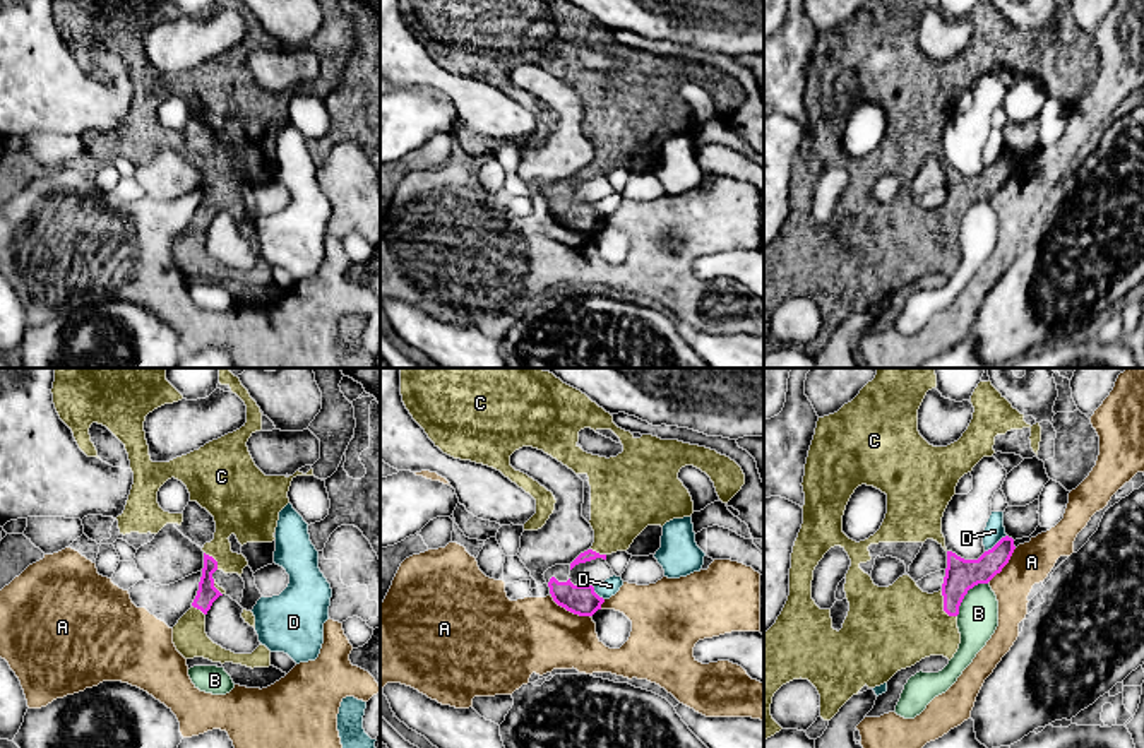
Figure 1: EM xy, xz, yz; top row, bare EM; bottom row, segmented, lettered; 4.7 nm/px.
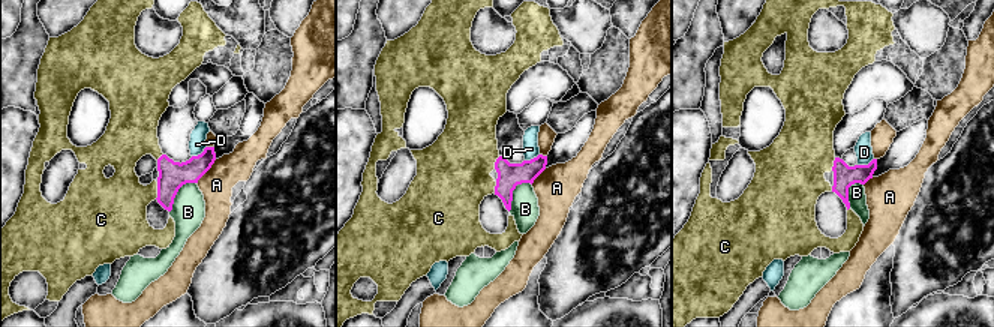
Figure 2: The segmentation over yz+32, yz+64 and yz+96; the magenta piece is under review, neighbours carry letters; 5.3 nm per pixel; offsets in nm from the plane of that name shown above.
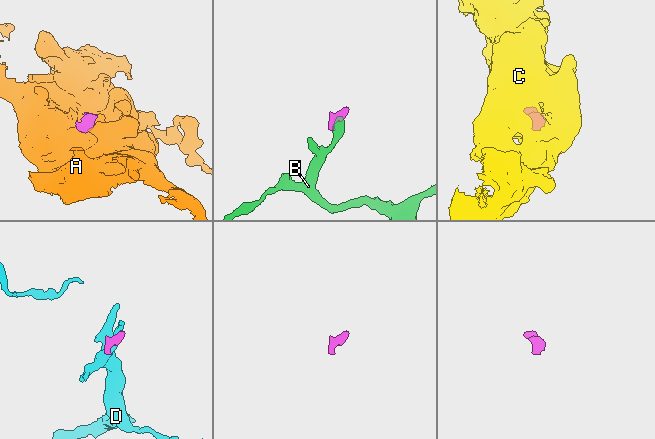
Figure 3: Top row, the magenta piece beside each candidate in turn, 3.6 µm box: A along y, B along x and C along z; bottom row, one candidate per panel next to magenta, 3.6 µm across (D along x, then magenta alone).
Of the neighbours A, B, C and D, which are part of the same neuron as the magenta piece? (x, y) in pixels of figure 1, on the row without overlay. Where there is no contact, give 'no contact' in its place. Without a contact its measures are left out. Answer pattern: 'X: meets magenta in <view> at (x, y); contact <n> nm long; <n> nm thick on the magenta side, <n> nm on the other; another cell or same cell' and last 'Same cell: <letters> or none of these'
A: meets magenta in xz at (571, 228); contact 220 nm long; 140 nm thick on the magenta side, 360 nm on the other; another cell
B: meets magenta in yz at (966, 209); contact 220 nm long; 150 nm thick on the magenta side, 190 nm on the other; another cell
C: meets magenta in yz at (944, 223); contact 150 nm long; 150 nm thick on the magenta side, 380 nm on the other; same cell
D: meets magenta in yz at (997, 160); contact 130 nm long; 150 nm thick on the magenta side, 90 nm on the other; another cell
Same cell: C

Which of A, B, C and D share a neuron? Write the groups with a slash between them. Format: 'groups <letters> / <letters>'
groups A / B / C / D

